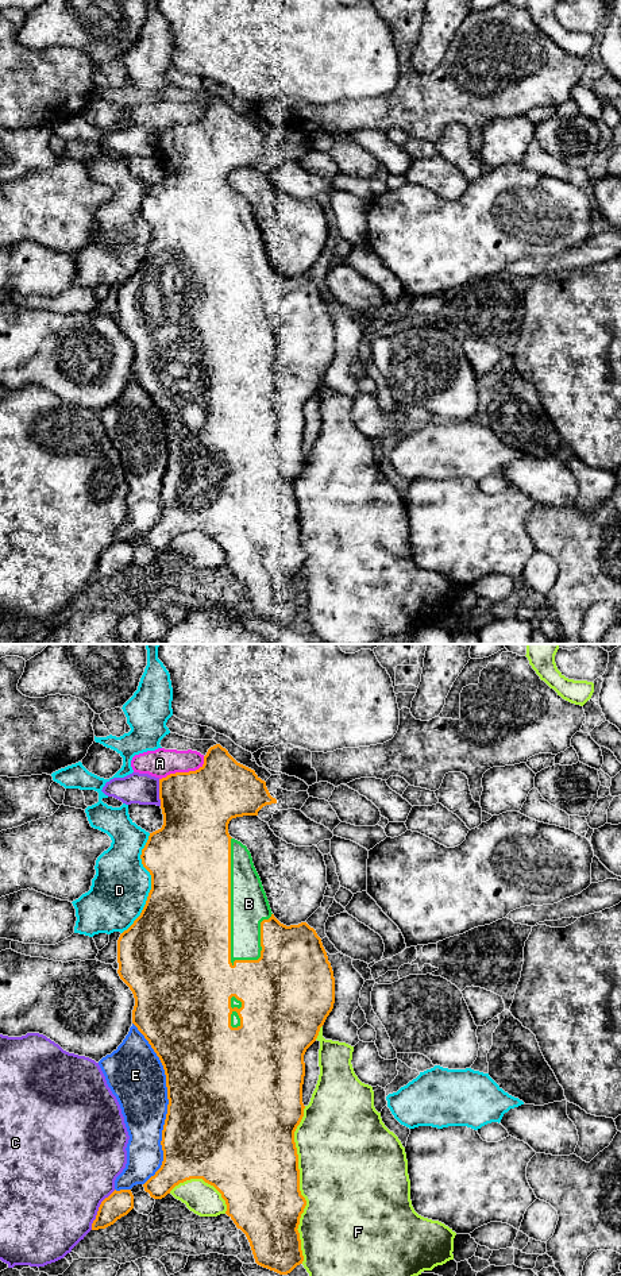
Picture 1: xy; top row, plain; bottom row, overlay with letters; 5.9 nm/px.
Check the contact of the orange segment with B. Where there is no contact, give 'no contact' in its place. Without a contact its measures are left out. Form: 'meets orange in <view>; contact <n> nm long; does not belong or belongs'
meets orange in xy; contact 750 nm long; belongs

